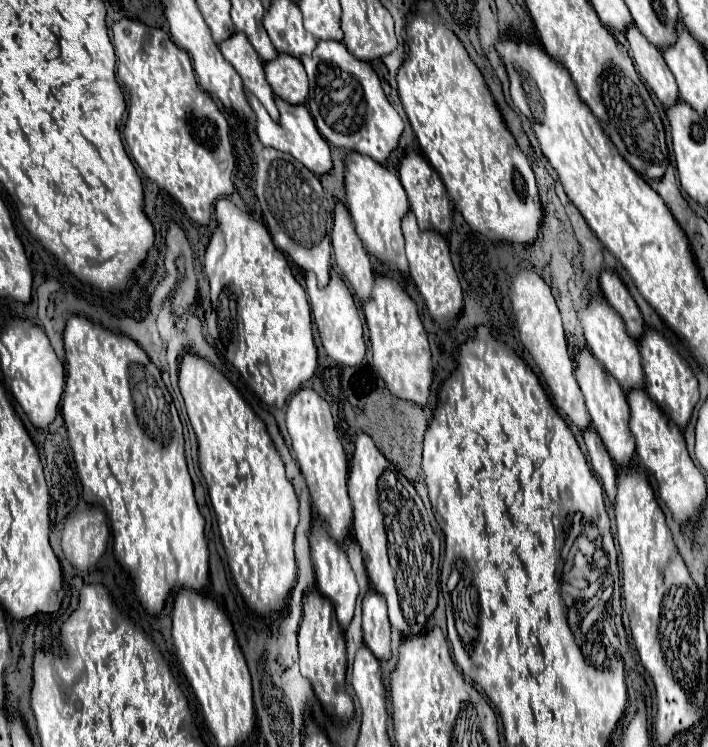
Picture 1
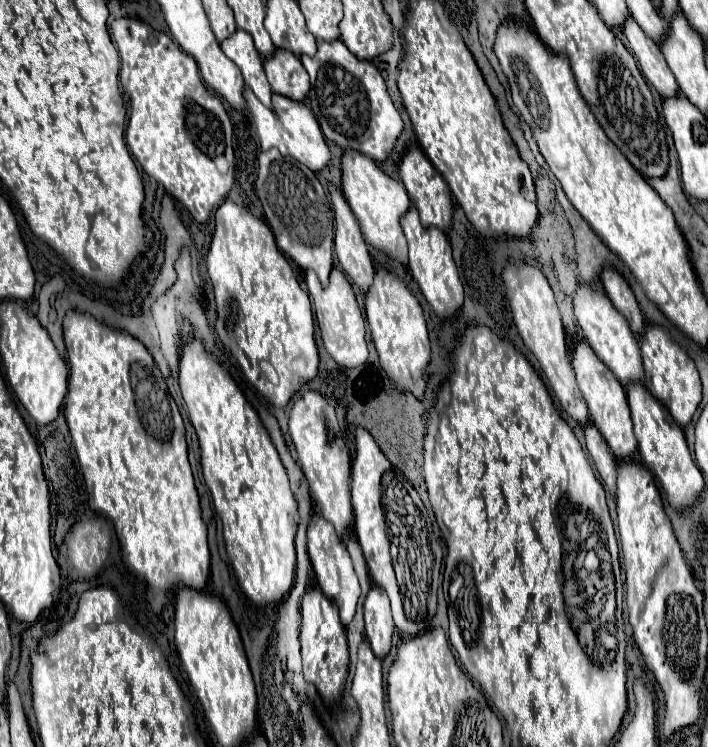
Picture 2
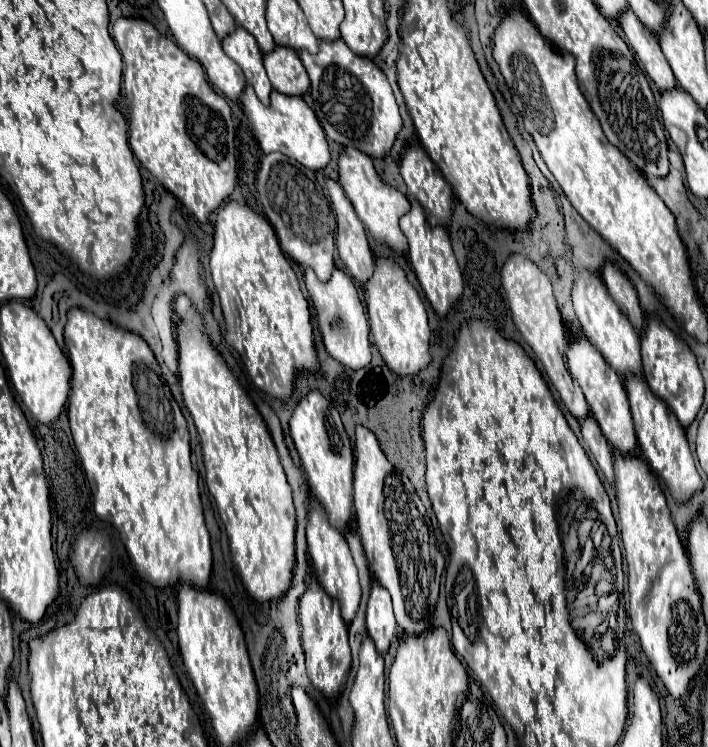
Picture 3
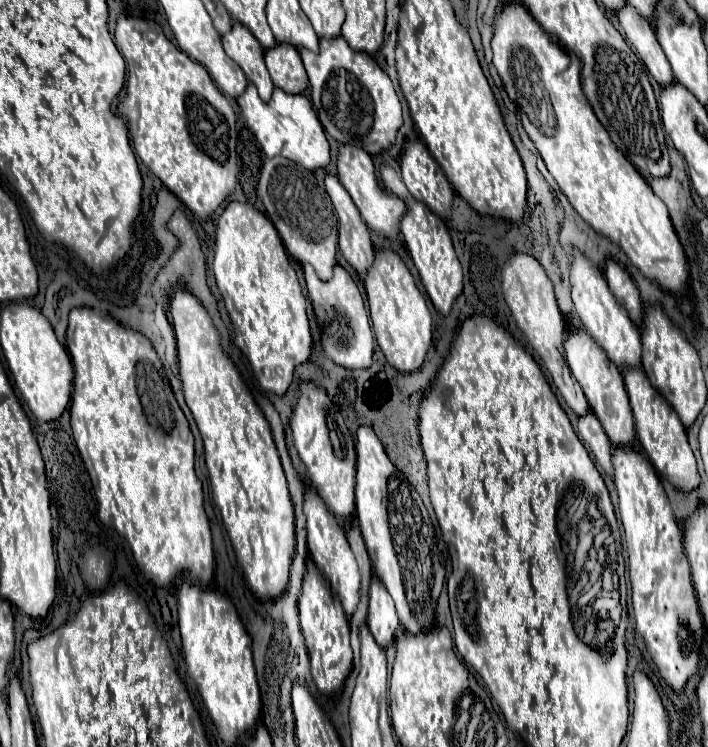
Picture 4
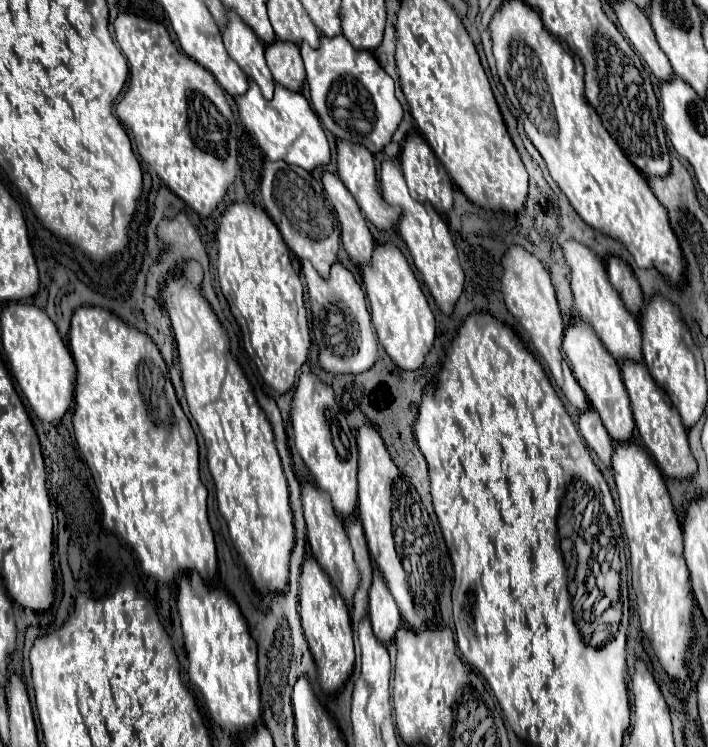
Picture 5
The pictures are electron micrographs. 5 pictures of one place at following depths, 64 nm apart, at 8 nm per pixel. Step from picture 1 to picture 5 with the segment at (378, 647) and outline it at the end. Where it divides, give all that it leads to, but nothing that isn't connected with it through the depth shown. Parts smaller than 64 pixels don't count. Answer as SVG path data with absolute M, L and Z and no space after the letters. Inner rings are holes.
M374 568L374 580L370 588L370 612L368 618L372 622L372 630L376 638L382 644L388 644L394 640L396 630L402 626L402 618L398 612L398 606L388 592L388 586L384 584L384 578L380 576L380 570Z

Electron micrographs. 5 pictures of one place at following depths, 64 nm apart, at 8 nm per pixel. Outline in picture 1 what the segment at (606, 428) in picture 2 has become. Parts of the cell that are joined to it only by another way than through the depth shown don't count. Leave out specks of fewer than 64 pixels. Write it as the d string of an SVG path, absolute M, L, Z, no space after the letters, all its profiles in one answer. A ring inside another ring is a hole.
M586 348L578 350L578 354L576 354L576 380L584 394L586 408L590 412L590 420L592 420L592 428L602 438L614 464L620 468L626 468L630 464L630 458L634 456L634 436L628 428L630 408L628 408L628 402L626 402L626 396L624 396L620 384L616 384L616 378L612 378L612 376L608 376L608 372L604 372L604 366Z

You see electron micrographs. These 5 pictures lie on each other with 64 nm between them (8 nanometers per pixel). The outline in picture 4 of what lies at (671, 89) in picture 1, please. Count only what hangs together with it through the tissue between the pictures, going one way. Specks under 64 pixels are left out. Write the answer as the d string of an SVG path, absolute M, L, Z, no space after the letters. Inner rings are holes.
M626 4L620 12L616 12L616 16L624 28L628 42L632 44L632 48L636 50L636 54L640 56L640 60L644 62L652 78L660 86L672 84L674 82L672 70L668 68L668 60L656 40L656 34L650 22L644 20L640 14L636 14L636 8L632 8L630 4Z

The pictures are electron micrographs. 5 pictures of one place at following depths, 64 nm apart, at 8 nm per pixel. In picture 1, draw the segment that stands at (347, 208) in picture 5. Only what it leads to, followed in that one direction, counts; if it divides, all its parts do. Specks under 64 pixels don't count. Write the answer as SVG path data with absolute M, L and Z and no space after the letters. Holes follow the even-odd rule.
M340 202L336 204L334 210L334 228L330 238L336 264L342 270L344 278L348 280L350 288L354 290L360 302L368 300L372 296L372 284L374 284L370 258L368 252L364 250L364 244L360 244L356 230L352 228L352 218L348 216L348 210Z

